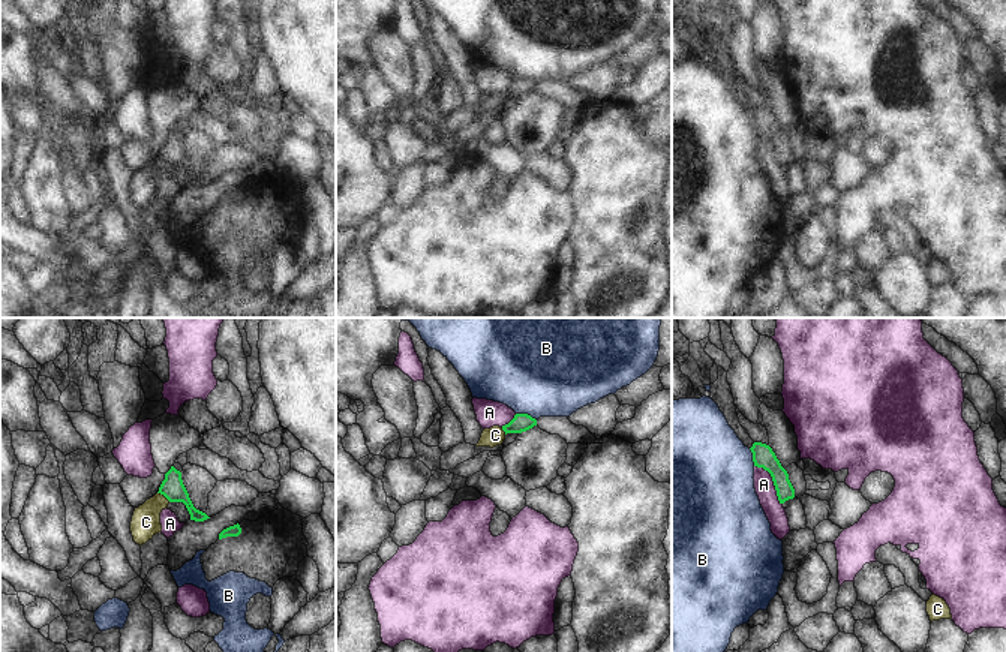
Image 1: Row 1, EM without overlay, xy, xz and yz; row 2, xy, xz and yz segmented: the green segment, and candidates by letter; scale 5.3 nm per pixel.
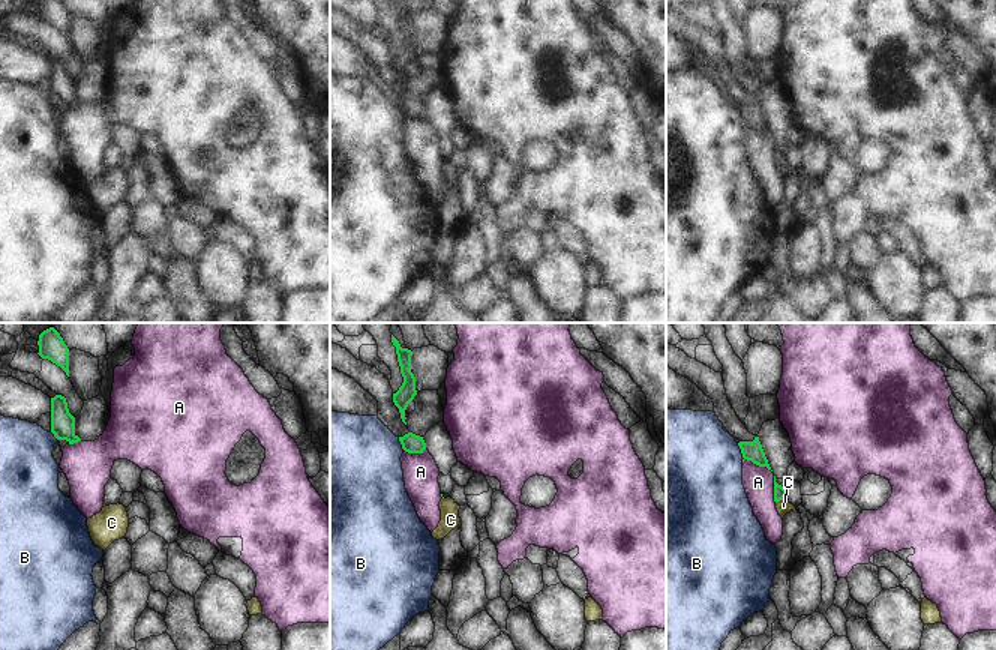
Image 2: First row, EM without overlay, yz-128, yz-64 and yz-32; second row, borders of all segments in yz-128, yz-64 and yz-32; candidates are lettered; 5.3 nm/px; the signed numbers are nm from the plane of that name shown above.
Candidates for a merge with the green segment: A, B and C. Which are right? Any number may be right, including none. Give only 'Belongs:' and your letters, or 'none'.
Belongs: C

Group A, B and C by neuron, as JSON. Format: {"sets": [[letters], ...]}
{"sets": [["A"], ["B"], ["C"]]}

